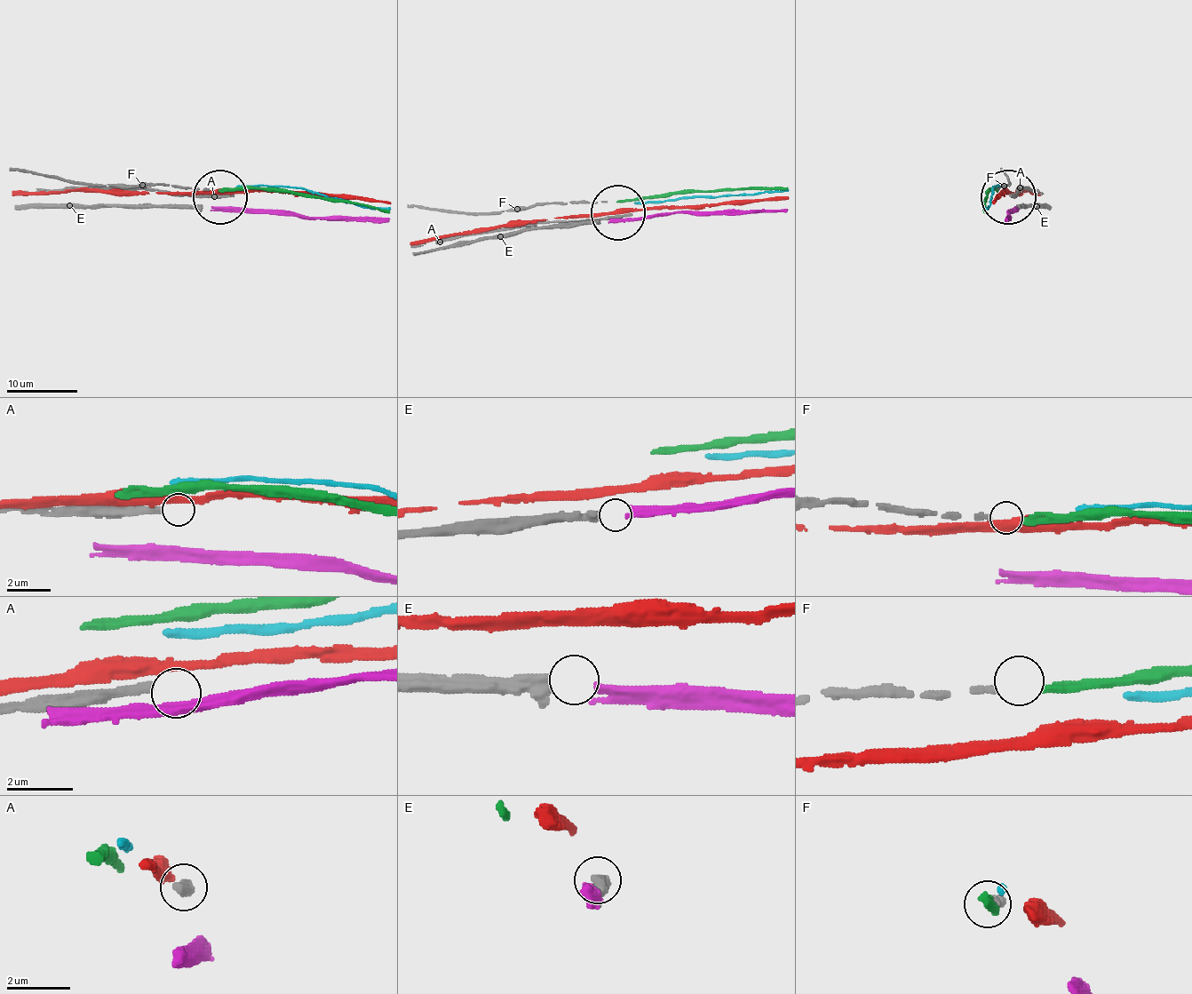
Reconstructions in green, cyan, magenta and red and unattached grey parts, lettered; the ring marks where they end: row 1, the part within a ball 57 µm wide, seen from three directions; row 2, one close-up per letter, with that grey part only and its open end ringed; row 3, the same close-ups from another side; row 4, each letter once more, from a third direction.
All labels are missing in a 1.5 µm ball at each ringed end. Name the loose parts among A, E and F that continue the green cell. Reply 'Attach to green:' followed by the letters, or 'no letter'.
Attach to green: F

